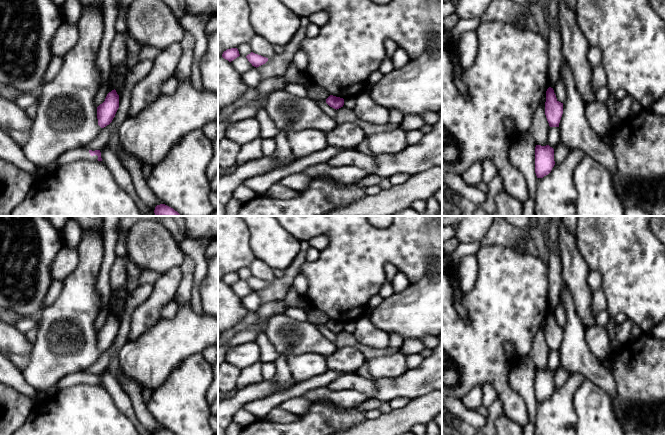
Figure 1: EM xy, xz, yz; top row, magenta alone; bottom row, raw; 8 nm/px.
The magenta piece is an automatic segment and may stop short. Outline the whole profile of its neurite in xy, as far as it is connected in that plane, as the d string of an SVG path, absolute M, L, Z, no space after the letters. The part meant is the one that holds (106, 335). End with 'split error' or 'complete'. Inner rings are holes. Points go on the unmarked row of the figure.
M116 314L109 316L105 325L97 331L98 349L101 352L109 349L119 332L119 319Z; complete

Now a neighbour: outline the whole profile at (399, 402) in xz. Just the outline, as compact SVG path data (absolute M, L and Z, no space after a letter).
M404 397L394 398L389 402L393 409L400 409L405 407L409 403L410 399Z

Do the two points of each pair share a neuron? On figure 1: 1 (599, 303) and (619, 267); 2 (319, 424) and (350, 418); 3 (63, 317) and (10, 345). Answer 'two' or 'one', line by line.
1: two
2: one
3: two

